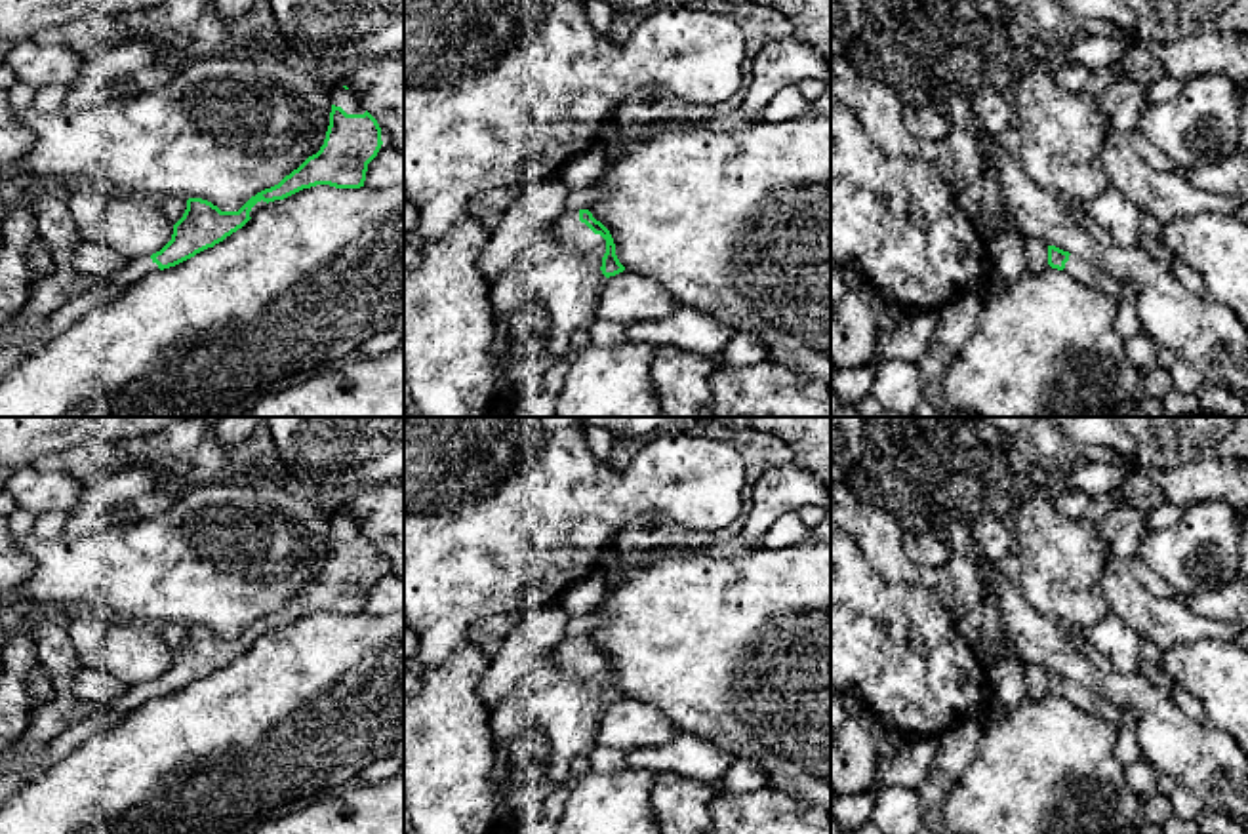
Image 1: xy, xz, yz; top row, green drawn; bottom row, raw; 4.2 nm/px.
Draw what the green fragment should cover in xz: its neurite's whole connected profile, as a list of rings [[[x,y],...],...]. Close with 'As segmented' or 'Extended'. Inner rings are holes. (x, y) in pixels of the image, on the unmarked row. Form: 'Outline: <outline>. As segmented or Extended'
Outline: [[[589,636],[560,642],[547,655],[575,680],[596,680],[602,684],[602,703],[610,705],[625,697],[615,682],[615,670],[610,657],[593,644]]]. Extended

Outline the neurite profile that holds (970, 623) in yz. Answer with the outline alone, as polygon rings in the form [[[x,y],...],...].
[[[974,607],[966,611],[960,619],[955,621],[958,634],[970,644],[977,645],[981,640],[983,628],[983,611],[981,607]]]

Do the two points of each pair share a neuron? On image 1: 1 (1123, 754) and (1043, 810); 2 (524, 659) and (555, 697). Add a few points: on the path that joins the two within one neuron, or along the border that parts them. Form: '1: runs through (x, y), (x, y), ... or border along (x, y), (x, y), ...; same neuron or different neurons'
1: border along (1117, 728), (1113, 754), (1125, 766); different neurons
2: border along (545, 655), (502, 699); different neurons

